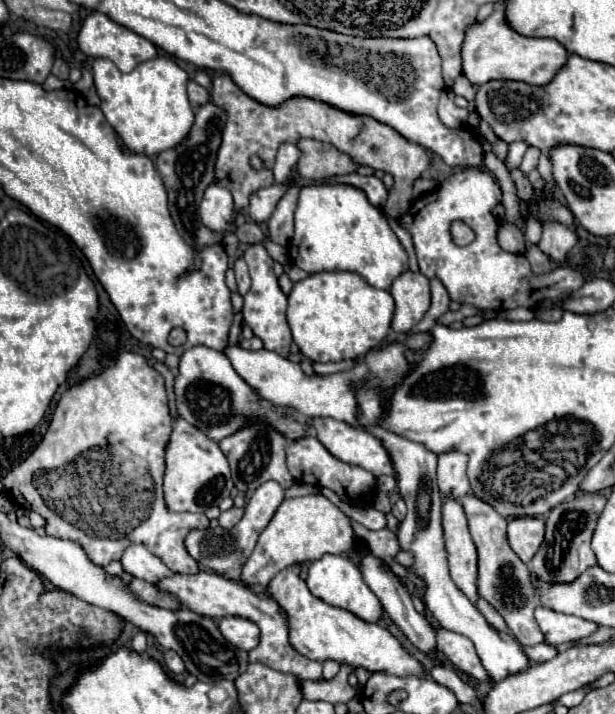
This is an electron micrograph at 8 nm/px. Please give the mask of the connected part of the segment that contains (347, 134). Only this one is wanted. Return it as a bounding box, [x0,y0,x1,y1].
[212,73,432,219]

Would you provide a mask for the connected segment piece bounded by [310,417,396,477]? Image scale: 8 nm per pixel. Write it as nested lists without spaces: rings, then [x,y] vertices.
[[[316,417],[312,419],[310,423],[314,435],[320,439],[320,443],[338,459],[342,459],[344,463],[350,463],[350,465],[358,465],[370,473],[374,473],[376,477],[380,475],[396,475],[394,471],[394,465],[392,465],[392,459],[386,451],[386,447],[382,445],[382,441],[378,437],[374,437],[372,433],[368,431],[362,431],[362,429],[356,429],[348,423],[342,423],[342,421],[336,421],[336,419],[322,419],[322,417]]]

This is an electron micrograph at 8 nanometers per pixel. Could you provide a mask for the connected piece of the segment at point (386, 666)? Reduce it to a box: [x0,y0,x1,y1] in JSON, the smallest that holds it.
[268,565,428,677]

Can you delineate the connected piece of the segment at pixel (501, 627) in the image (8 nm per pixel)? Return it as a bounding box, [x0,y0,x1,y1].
[478,597,510,635]

